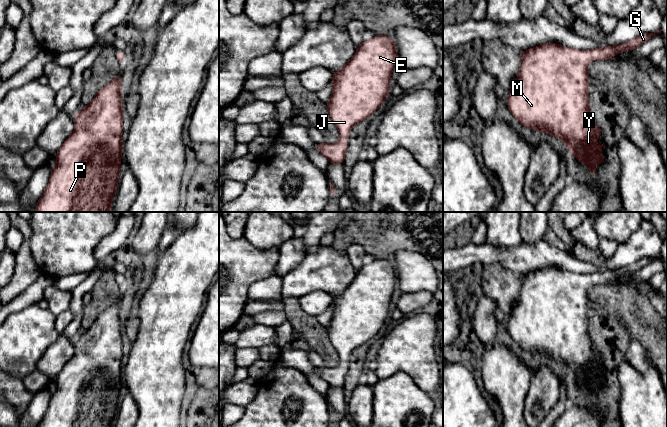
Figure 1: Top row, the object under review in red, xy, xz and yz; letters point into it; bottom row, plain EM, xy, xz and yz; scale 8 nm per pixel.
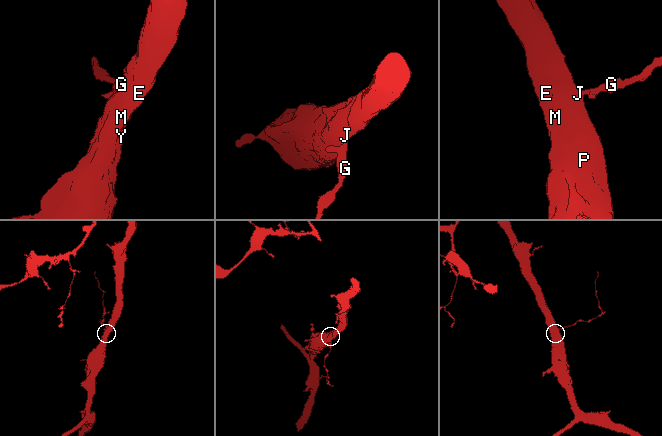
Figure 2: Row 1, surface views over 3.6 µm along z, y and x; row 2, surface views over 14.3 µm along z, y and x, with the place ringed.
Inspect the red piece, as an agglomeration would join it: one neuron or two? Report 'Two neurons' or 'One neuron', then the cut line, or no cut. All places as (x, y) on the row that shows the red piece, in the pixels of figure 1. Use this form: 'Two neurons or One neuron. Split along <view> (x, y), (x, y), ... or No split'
One neuron. No split

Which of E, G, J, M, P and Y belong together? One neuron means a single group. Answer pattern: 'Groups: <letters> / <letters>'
Groups: E G J M P Y

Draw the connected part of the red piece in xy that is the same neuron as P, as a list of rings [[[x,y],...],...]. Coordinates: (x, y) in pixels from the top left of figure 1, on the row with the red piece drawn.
[[[121,74],[112,79],[108,84],[102,87],[93,98],[92,102],[86,105],[81,111],[78,111],[74,115],[74,130],[71,135],[65,140],[63,145],[57,151],[56,156],[56,165],[52,169],[48,185],[37,201],[36,211],[35,212],[110,212],[112,205],[112,197],[116,194],[118,188],[118,177],[120,175],[121,168],[121,155],[123,152],[123,146],[121,142],[121,136],[123,132],[123,106],[121,104]]]

